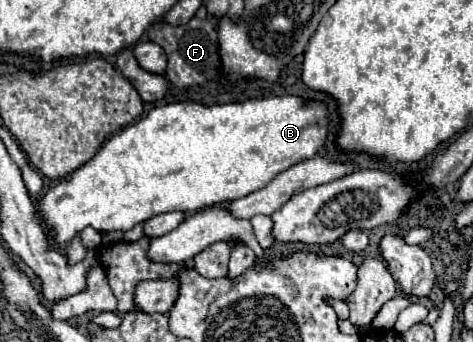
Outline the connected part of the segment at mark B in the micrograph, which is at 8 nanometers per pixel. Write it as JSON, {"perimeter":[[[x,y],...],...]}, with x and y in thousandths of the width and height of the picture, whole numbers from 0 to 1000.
{"perimeter":[[[579,281],[469,310],[427,310],[410,298],[334,310],[288,363],[258,374],[224,409],[190,474],[85,573],[76,591],[76,632],[97,667],[97,696],[114,708],[118,725],[140,725],[182,661],[195,661],[207,678],[271,678],[288,655],[347,620],[419,620],[440,602],[512,579],[558,550],[584,509],[617,480],[664,456],[693,392],[689,339],[681,304],[643,304],[643,292],[626,281]]]}

